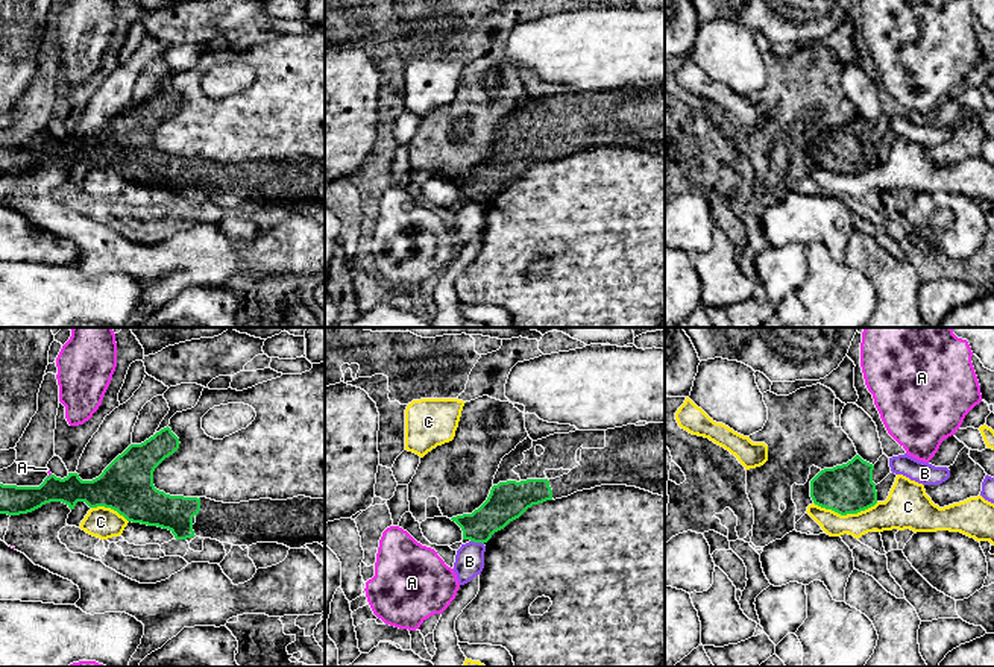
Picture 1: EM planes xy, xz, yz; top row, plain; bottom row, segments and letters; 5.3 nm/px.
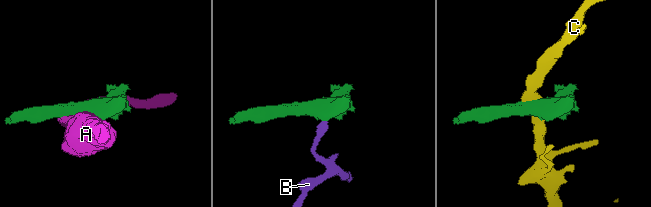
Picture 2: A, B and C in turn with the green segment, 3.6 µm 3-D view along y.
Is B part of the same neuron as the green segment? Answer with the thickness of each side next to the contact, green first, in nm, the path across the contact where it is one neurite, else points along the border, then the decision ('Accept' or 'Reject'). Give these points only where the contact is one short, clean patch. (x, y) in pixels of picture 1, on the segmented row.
Thickness 190 nm (green) against 160 nm. Boundary: xz (471, 540), (483, 544). Reject

